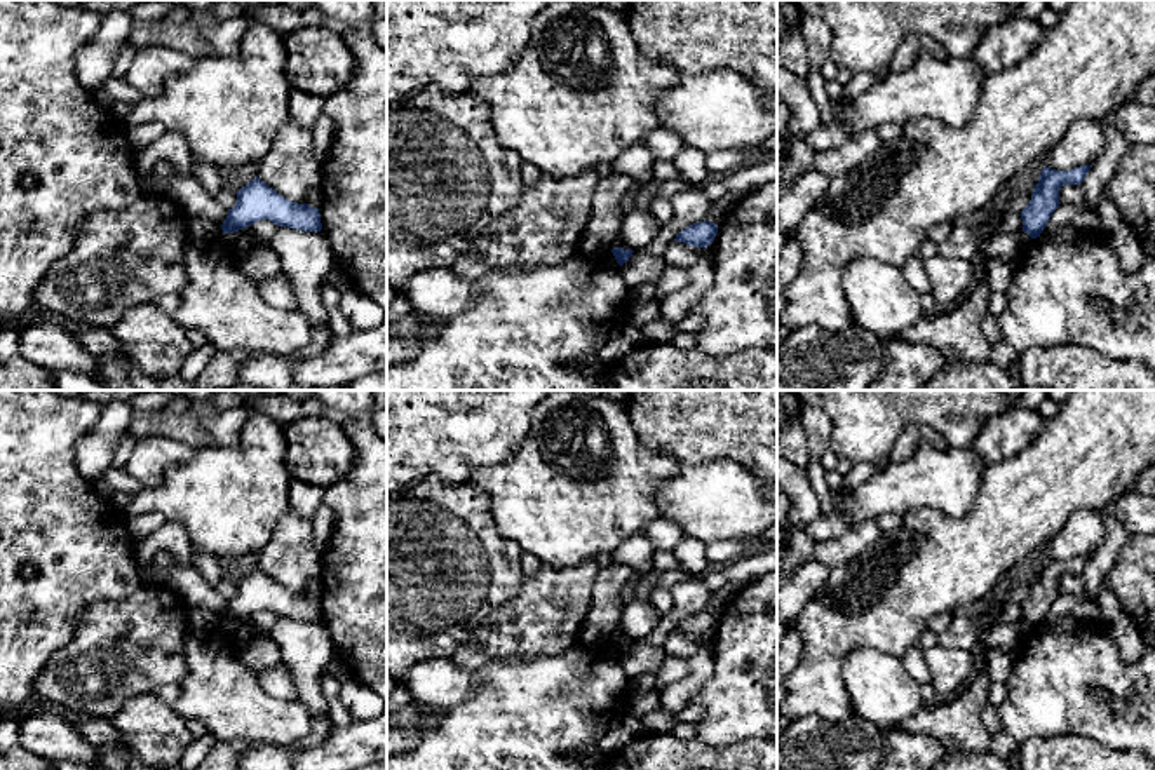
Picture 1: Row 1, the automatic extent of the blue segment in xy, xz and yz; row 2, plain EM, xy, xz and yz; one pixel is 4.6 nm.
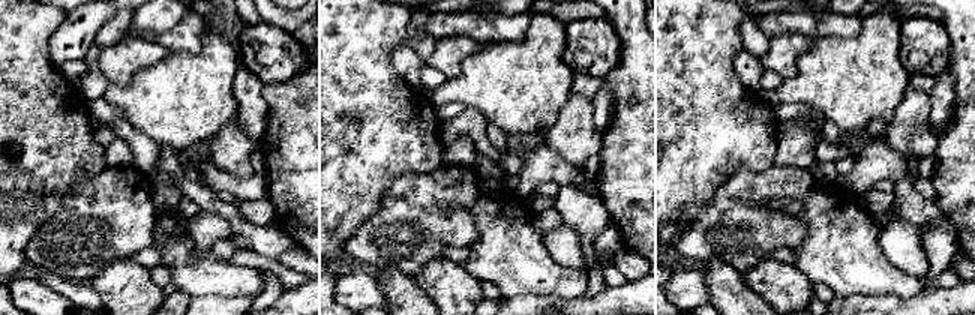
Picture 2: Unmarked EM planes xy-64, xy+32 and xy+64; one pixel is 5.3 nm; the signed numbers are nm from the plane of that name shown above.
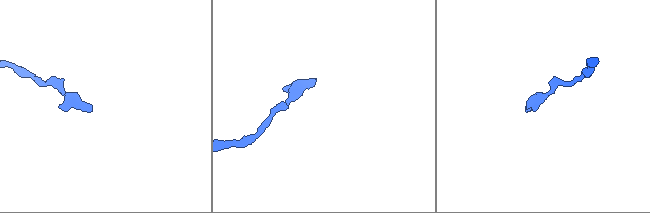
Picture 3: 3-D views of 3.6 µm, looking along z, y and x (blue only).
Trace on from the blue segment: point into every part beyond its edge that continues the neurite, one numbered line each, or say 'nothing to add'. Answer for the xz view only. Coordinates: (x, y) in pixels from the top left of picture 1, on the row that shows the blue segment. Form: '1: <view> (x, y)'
nothing to add

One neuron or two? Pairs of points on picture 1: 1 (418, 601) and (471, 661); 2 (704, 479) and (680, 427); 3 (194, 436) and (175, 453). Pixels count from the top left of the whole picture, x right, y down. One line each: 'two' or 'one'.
1: two
2: two
3: two

